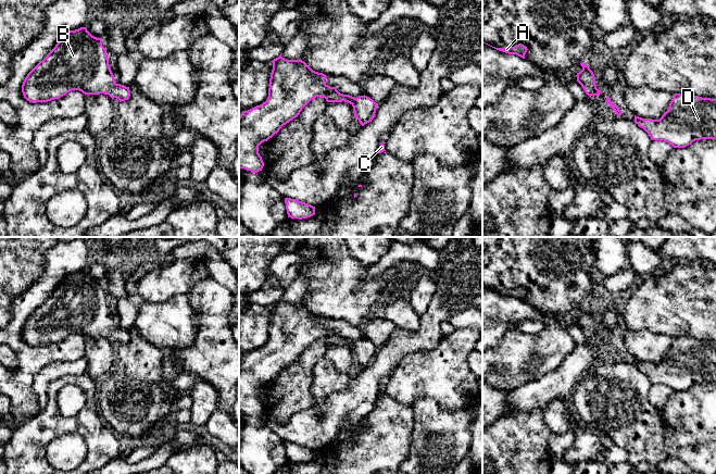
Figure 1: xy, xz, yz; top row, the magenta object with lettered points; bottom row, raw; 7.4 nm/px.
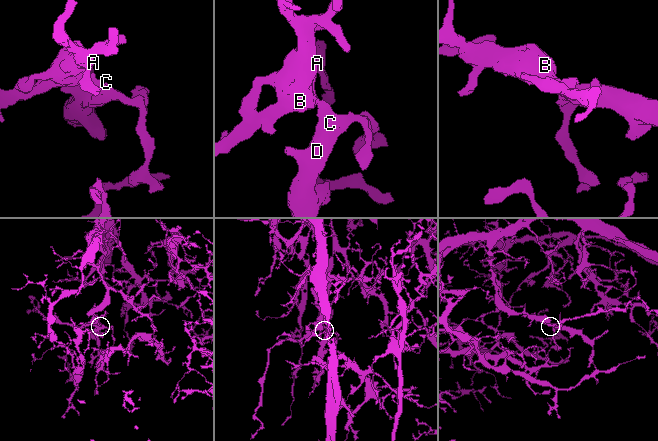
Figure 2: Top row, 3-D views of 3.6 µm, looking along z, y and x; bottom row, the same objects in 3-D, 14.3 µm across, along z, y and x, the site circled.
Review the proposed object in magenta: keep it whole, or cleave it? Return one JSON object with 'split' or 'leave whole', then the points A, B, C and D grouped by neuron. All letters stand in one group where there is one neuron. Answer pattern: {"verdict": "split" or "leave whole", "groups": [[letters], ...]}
{"verdict": "leave whole", "groups": [["A", "B", "C", "D"]]}

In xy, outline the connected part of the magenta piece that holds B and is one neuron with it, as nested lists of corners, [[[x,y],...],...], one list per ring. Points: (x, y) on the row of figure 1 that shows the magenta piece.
[[[86,27],[65,33],[47,57],[27,74],[22,85],[24,98],[33,103],[59,99],[72,90],[85,95],[104,93],[120,102],[130,97],[129,87],[115,83],[102,39],[92,36]]]

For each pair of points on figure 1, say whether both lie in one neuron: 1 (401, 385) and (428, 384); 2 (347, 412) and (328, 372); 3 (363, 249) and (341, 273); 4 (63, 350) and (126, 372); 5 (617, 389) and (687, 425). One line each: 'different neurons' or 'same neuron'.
1: same neuron
2: different neurons
3: different neurons
4: different neurons
5: different neurons

